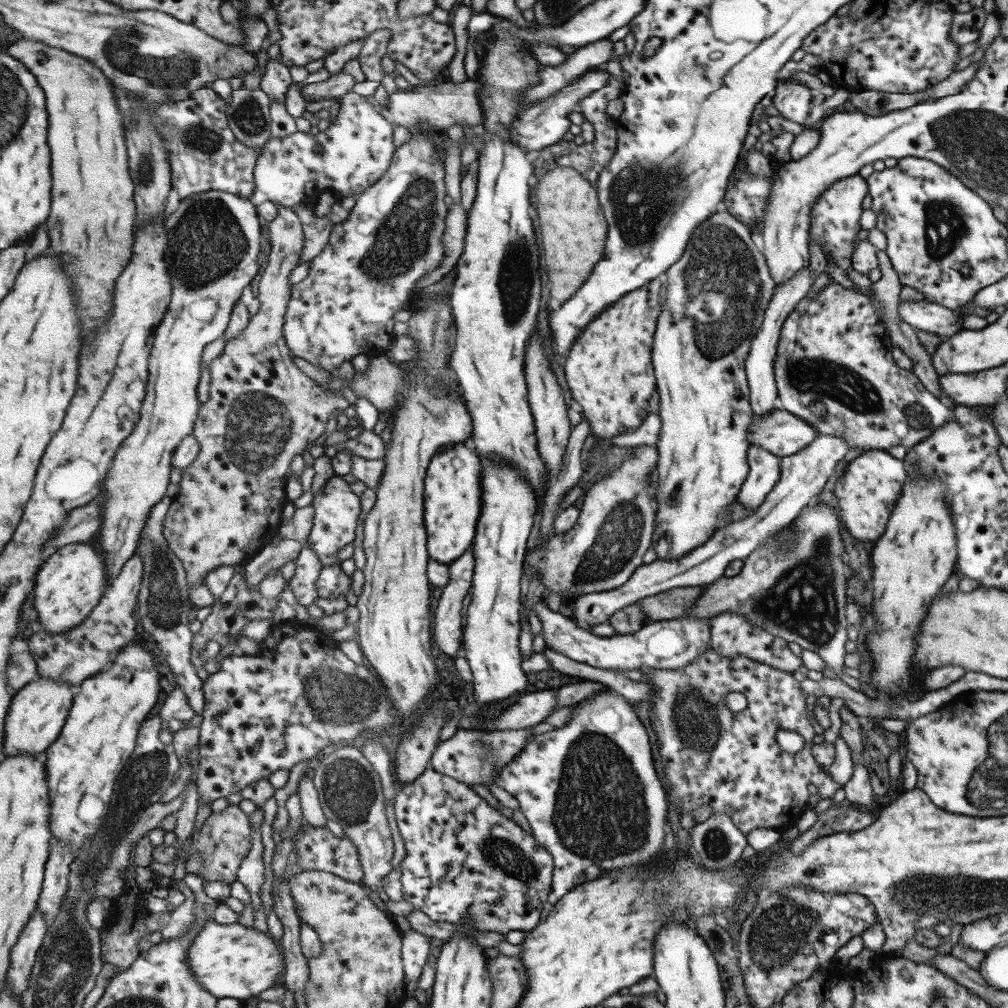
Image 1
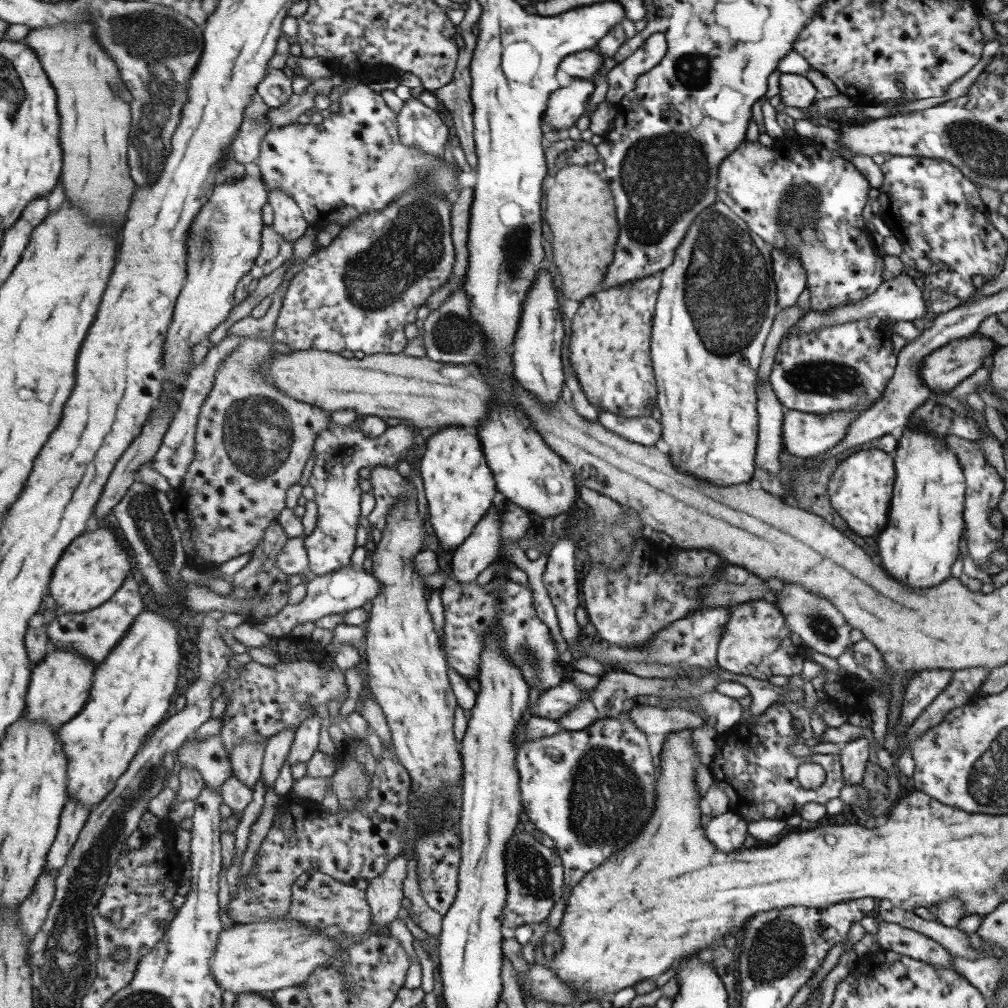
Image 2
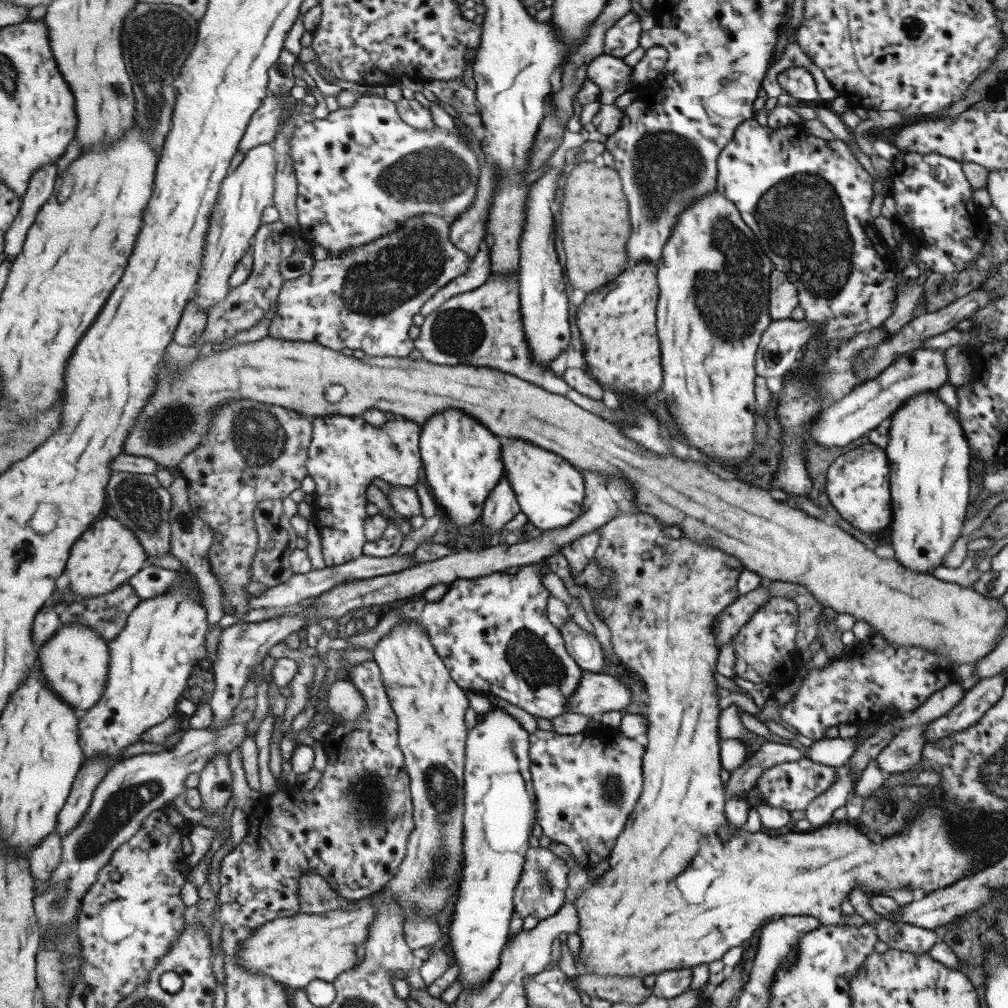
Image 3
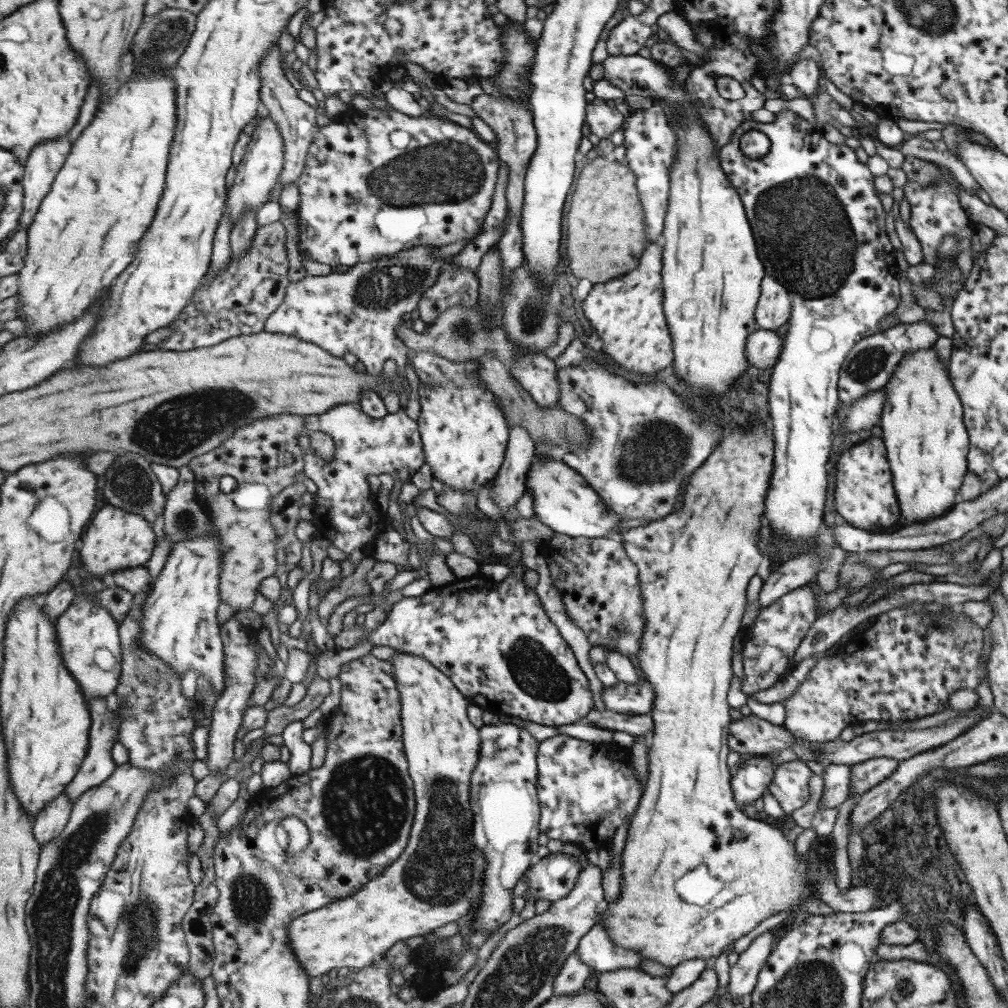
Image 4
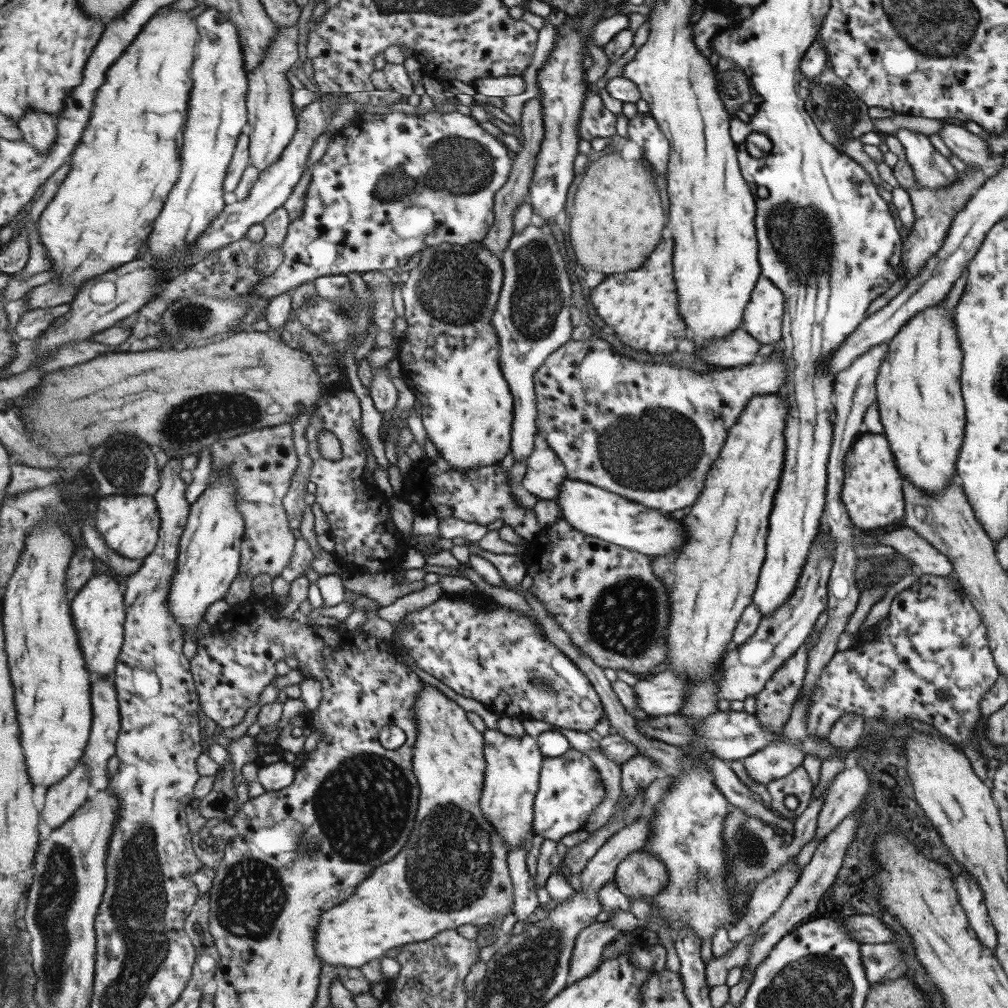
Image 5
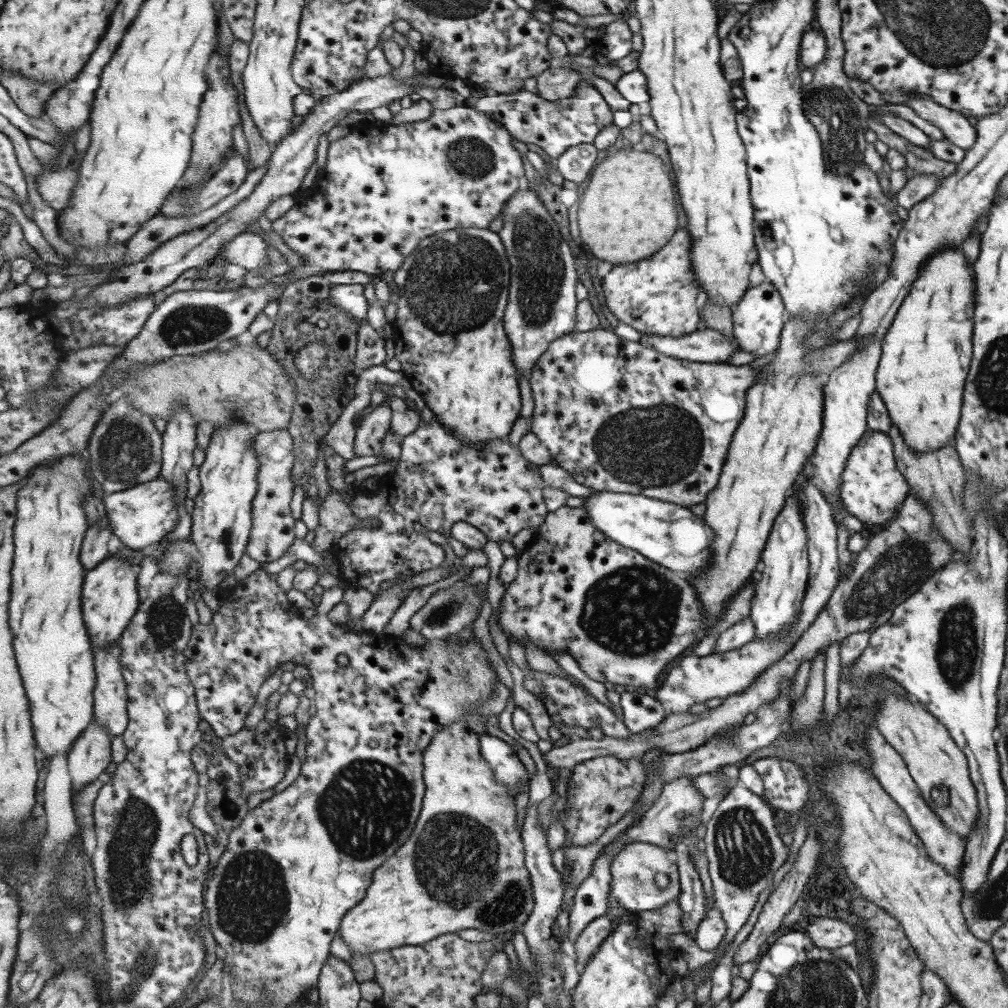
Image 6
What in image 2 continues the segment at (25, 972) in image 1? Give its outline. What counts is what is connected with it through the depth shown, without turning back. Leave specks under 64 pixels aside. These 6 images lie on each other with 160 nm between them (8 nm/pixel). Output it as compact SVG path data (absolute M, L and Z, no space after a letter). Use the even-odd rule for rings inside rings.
M46 865L43 876L39 877L39 881L37 881L33 895L29 896L19 909L22 927L25 928L25 933L31 942L41 932L41 928L49 917L49 910L55 902L57 876L57 874L51 873L49 866Z

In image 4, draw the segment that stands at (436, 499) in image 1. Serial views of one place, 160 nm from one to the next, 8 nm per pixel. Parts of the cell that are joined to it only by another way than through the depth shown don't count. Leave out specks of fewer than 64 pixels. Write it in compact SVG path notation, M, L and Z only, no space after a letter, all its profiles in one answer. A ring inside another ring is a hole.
M412 349L408 359L421 381L418 393L422 410L417 422L432 475L455 490L483 488L505 463L511 425L495 394L478 376L480 359L451 362L434 352Z

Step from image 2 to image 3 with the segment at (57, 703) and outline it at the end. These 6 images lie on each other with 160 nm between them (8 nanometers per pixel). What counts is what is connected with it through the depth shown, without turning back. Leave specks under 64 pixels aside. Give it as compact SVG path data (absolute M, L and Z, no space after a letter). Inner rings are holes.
M74 622L57 631L51 640L43 644L38 653L43 665L44 678L55 694L80 713L96 706L108 684L111 653L108 640L100 632Z

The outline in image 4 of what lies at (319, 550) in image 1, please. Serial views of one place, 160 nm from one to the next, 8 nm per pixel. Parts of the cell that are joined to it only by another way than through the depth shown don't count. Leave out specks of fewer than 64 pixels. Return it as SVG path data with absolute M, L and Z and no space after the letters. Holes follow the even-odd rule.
M347 403L325 412L325 415L310 415L305 418L305 426L307 426L305 434L300 438L301 446L307 451L304 472L305 476L318 487L313 502L314 518L312 522L315 529L321 537L328 539L336 548L347 554L353 554L355 550L362 550L365 555L372 556L378 536L390 528L387 526L385 514L381 513L381 508L377 507L378 491L373 492L369 480L373 478L373 475L389 474L393 479L400 479L403 483L410 482L411 476L426 461L418 422L411 420L404 410L398 410L384 418L372 418L366 415L360 403ZM307 430L321 431L333 437L337 450L335 450L335 458L331 462L309 453Z

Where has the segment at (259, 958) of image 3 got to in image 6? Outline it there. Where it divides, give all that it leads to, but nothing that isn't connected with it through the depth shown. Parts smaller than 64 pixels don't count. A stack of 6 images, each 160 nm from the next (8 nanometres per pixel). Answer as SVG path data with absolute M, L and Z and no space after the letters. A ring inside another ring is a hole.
M463 719L451 723L448 727L437 731L431 744L424 752L424 779L426 782L426 795L424 796L424 805L417 822L417 834L407 840L405 846L401 846L397 854L391 859L387 859L381 867L373 873L373 884L367 891L367 896L357 907L349 910L340 924L340 933L343 941L349 947L351 954L355 953L371 955L377 951L389 951L395 948L405 946L420 946L431 942L441 936L457 934L460 930L476 929L492 936L513 932L513 930L522 930L526 920L531 918L535 910L535 890L531 874L526 866L525 845L522 833L515 829L515 820L517 820L517 808L515 808L514 792L497 780L496 772L490 767L481 752L480 734L473 731L468 722Z

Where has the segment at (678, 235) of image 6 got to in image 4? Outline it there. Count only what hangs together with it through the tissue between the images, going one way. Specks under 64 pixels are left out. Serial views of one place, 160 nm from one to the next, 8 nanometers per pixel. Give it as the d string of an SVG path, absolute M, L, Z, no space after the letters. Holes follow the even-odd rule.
M649 244L633 270L592 285L581 303L587 322L601 340L600 351L613 364L635 374L654 374L672 364L672 342L662 311L661 251L661 246Z

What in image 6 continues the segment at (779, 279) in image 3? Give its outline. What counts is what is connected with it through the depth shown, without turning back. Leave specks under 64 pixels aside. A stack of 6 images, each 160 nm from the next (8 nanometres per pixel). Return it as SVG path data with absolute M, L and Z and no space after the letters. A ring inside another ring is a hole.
M764 280L744 291L744 295L736 303L735 308L732 308L731 319L732 336L740 344L740 350L754 354L757 358L776 350L787 316L777 289Z

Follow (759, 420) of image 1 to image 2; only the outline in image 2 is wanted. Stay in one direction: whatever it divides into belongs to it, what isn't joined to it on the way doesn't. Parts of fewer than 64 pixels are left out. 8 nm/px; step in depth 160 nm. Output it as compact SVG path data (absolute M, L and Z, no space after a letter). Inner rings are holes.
M788 411L782 416L781 444L783 449L797 458L816 457L825 454L826 450L833 448L845 434L847 426L859 418L861 411L838 411L831 415L813 415L798 411Z

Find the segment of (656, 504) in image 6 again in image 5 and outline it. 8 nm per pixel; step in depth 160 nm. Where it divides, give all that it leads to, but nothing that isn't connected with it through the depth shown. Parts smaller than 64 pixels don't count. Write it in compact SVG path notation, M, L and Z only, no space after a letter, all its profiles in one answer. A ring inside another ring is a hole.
M565 477L556 502L560 507L560 516L568 522L573 531L609 541L609 544L621 545L649 558L666 555L681 543L686 543L683 531L685 527L681 527L679 521L665 517L666 513L647 508L636 501L627 500L615 492L607 492L585 481Z

